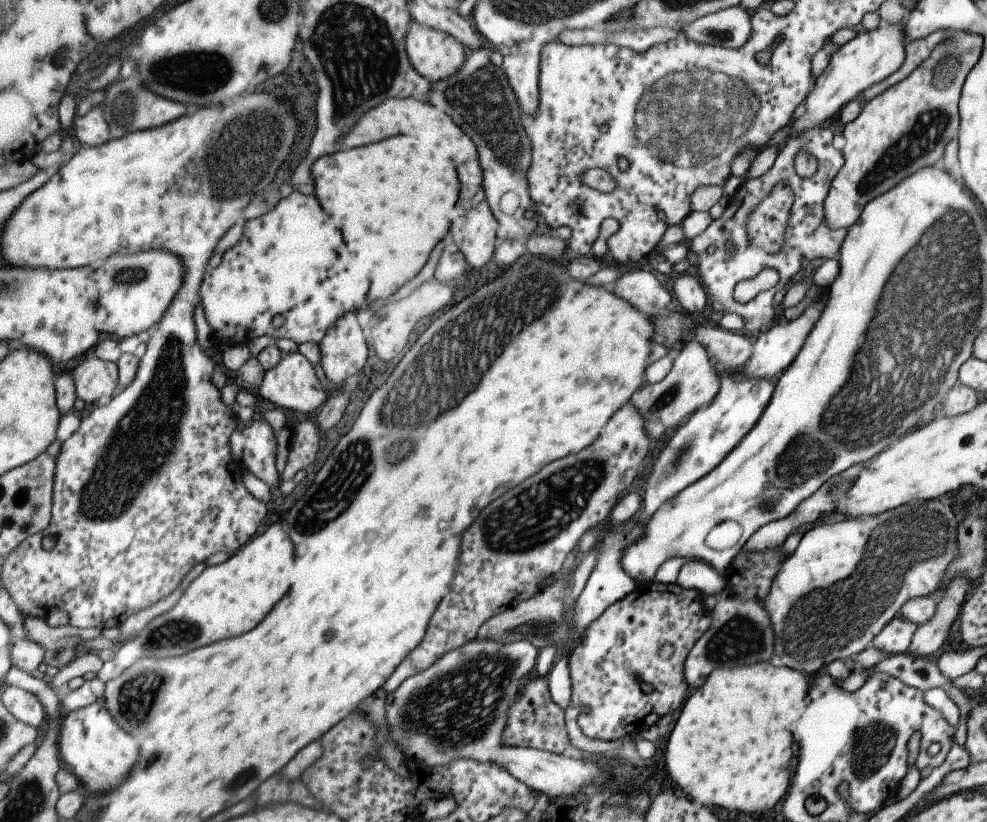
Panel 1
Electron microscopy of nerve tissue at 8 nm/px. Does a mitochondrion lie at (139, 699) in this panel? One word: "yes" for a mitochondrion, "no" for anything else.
yes

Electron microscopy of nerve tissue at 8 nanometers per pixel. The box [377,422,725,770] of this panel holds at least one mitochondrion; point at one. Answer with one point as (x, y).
(457, 721)

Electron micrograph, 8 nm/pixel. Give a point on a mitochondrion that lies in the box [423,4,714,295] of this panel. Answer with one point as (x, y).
(481, 100)

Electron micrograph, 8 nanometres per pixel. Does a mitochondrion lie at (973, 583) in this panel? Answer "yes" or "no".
no

